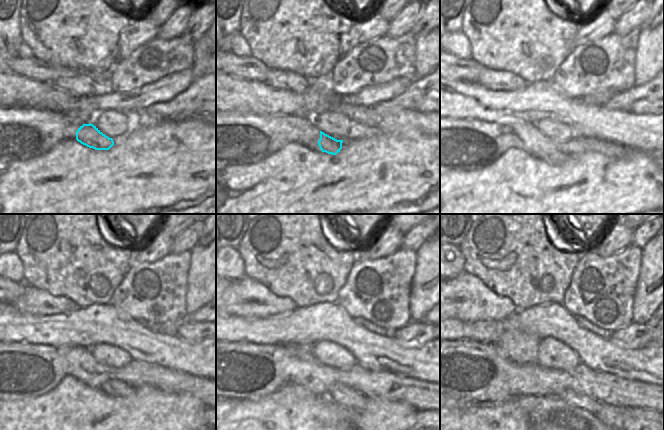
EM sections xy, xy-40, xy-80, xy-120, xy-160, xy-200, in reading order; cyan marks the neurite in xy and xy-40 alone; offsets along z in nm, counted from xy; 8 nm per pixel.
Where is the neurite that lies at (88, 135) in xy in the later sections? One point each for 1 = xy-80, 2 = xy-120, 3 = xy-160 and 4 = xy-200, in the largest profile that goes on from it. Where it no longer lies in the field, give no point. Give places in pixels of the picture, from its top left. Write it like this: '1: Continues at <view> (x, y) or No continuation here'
1: Continues at xy-80 (557, 159)
2: Continues at xy-120 (112, 387)
3: Continues at xy-160 (339, 393)
4: Continues at xy-200 (582, 401).

